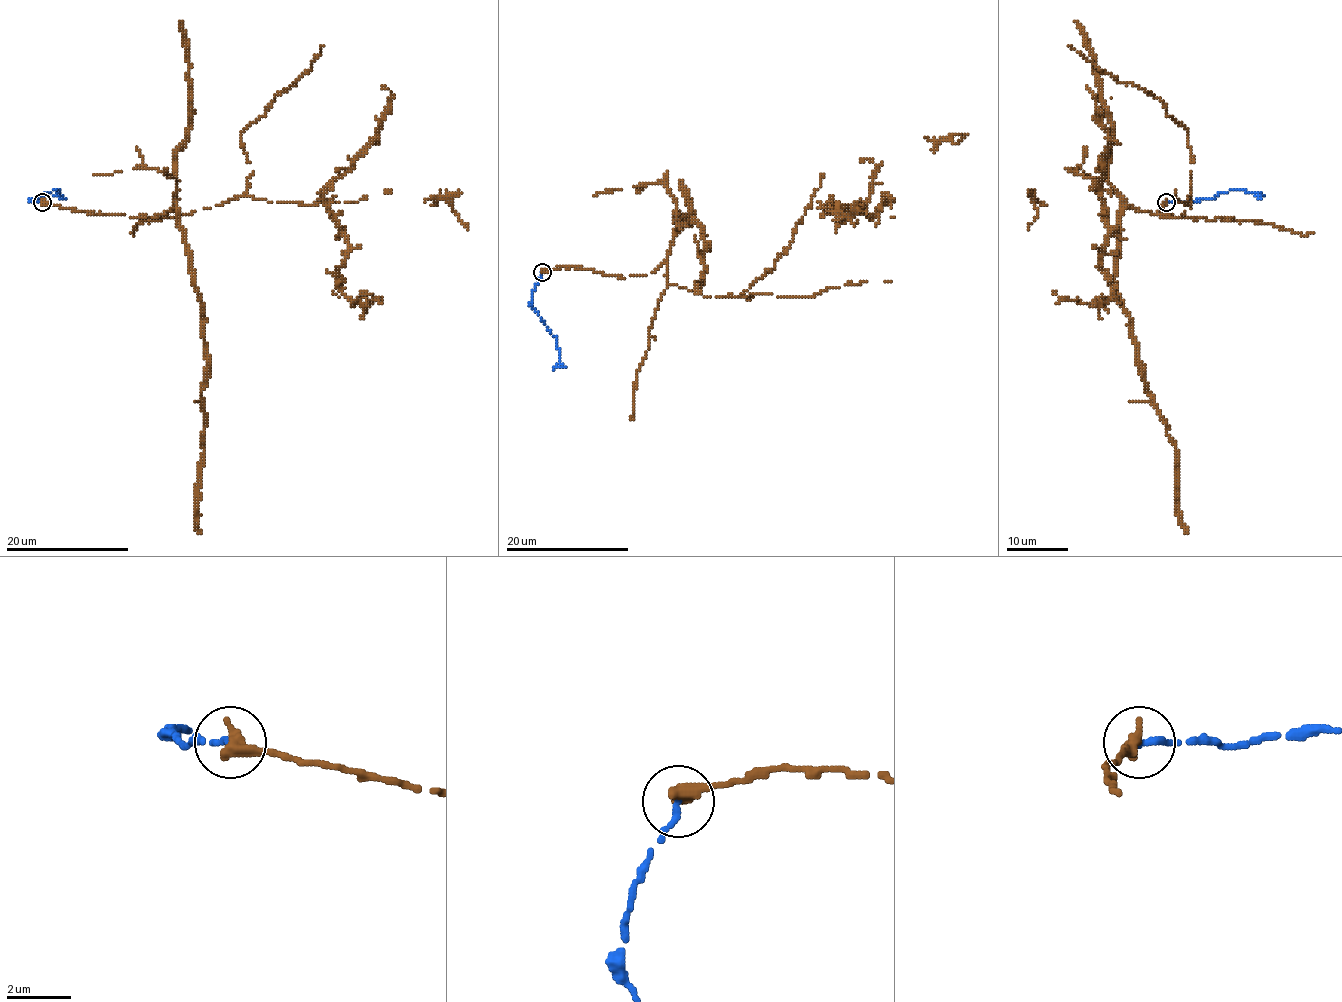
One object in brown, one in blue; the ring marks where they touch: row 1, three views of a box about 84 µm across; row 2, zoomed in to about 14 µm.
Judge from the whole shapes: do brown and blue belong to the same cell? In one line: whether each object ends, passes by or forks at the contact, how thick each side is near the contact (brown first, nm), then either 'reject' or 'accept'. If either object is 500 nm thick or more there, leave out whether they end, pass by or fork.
550 nm thick on the brown side, 180 nm on the other; reject

